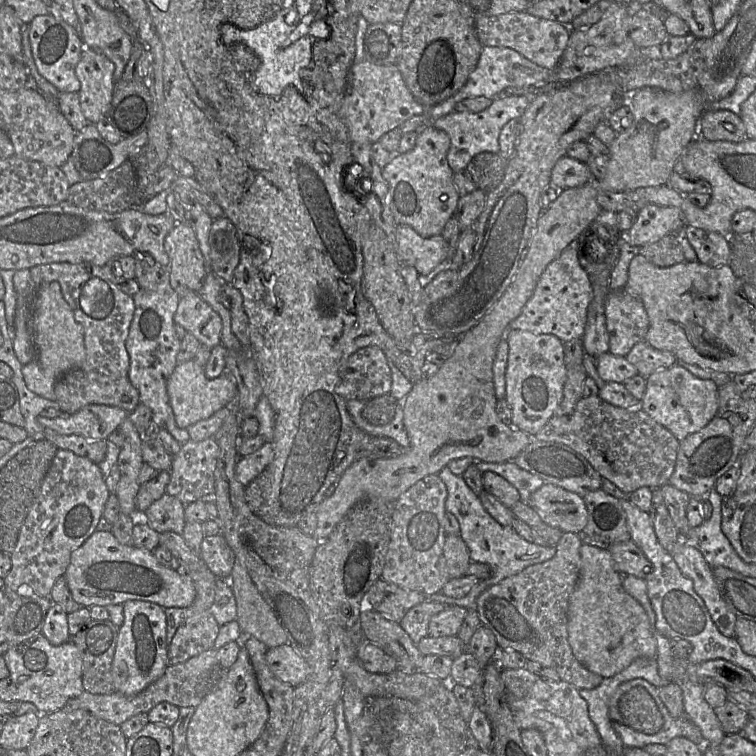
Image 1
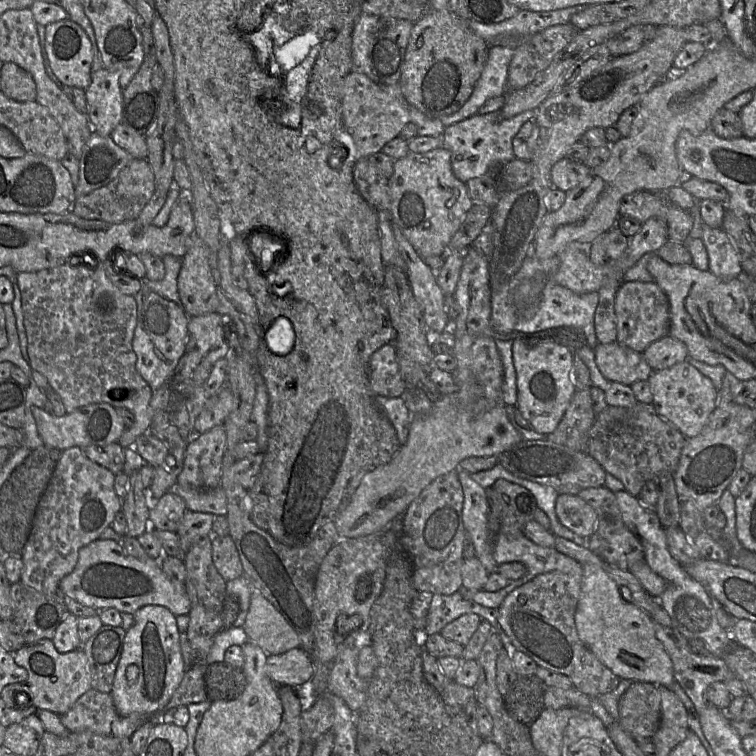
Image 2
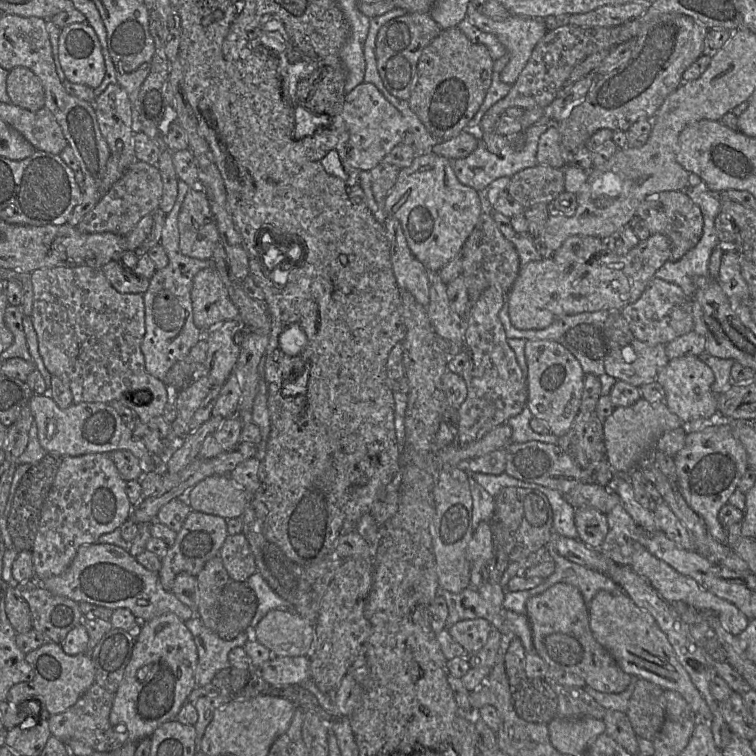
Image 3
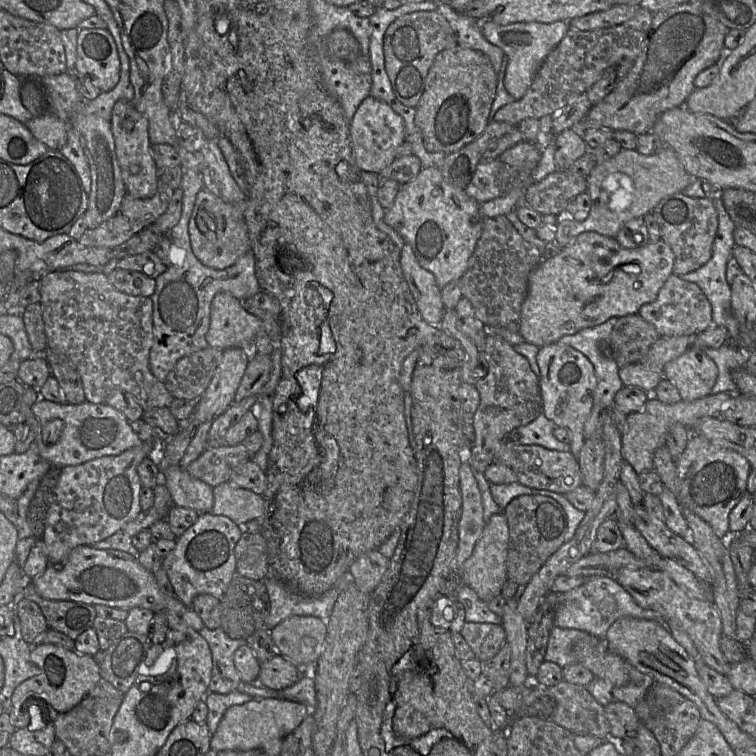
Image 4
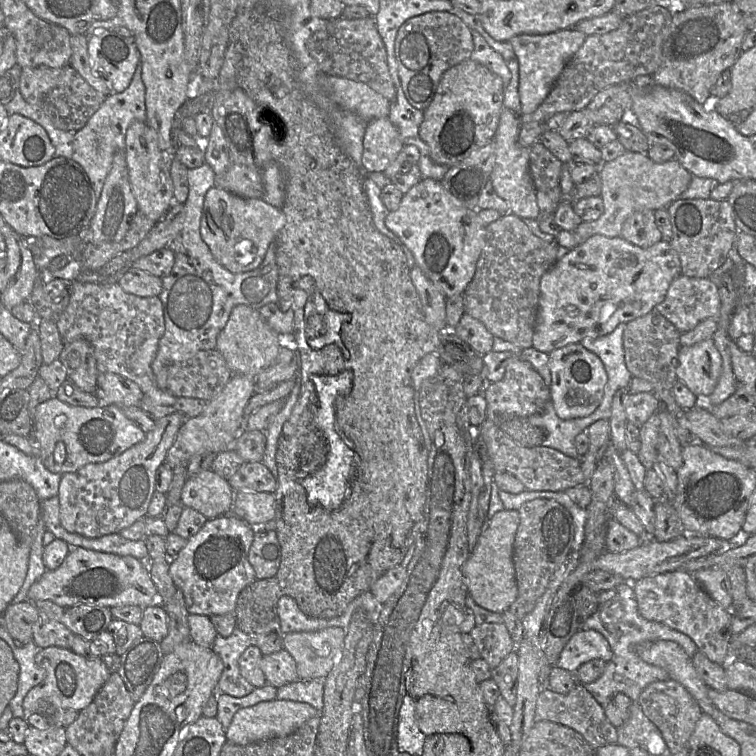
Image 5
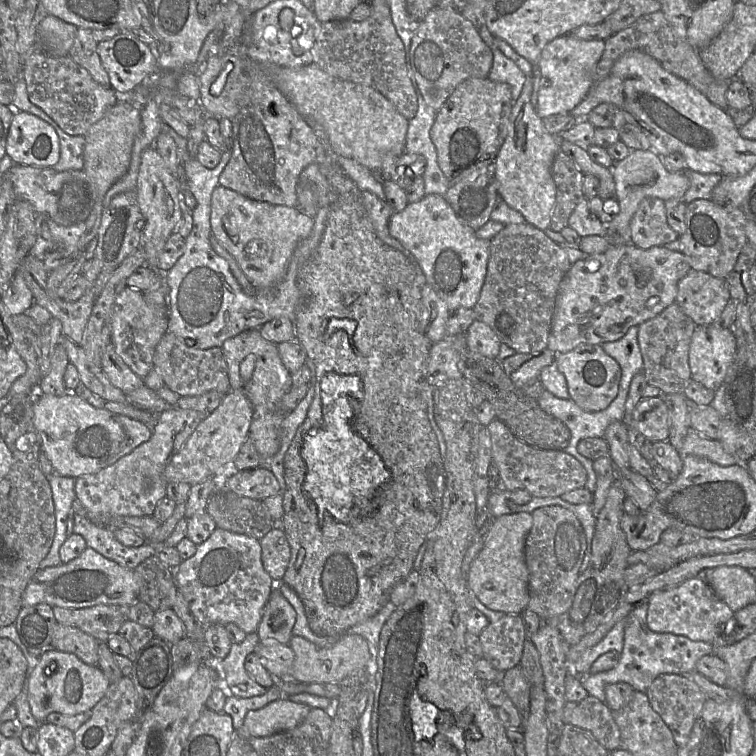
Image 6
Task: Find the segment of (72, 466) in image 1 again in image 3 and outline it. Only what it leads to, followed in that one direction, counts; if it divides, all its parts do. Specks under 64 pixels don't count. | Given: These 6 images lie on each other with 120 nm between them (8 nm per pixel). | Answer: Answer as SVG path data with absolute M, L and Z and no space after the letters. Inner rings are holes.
M106 453L62 458L31 549L37 582L64 573L80 546L95 543L101 535L119 529L131 517L134 506L127 498L125 487L126 481Z

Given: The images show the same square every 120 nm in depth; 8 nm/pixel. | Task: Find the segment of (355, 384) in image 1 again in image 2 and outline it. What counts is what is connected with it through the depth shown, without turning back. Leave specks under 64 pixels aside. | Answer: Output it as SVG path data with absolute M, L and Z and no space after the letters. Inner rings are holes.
M393 343L382 346L372 354L368 376L375 396L399 397L404 393L407 383L402 377Z

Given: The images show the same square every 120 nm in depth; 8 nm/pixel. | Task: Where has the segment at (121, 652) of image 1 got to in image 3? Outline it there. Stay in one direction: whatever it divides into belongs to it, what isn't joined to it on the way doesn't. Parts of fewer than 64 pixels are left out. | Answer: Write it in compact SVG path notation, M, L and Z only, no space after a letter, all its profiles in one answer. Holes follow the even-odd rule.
M167 613L141 622L137 629L136 641L131 659L124 671L123 679L114 693L114 701L109 720L113 726L119 724L127 728L127 742L141 741L151 737L163 723L175 720L188 697L196 688L195 671L198 664L198 652L194 638L184 622L175 614Z

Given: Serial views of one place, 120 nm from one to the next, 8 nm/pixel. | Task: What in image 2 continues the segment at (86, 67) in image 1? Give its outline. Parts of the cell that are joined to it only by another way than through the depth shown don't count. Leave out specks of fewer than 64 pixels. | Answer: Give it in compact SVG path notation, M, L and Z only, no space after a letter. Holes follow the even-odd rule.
M105 67L92 72L91 83L85 89L87 115L95 132L110 136L114 128L122 123L123 95L119 83L119 74Z

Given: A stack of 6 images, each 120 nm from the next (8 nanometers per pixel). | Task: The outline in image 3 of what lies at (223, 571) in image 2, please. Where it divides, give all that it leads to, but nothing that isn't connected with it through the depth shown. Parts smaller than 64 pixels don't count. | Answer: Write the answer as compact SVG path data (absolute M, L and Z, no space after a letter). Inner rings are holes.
M242 533L226 537L219 551L219 557L232 581L244 582L257 572L254 556Z

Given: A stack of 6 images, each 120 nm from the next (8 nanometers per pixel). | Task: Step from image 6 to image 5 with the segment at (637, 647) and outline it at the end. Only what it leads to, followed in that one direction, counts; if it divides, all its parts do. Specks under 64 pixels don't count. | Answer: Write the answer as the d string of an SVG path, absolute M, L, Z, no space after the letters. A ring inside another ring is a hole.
M623 582L599 593L598 609L583 625L583 630L590 629L600 632L613 651L613 657L607 662L603 674L595 681L583 684L603 707L616 693L624 693L632 702L637 702L640 694L649 684L669 679L664 669L648 664L639 657L636 652L639 644L667 640L677 643L691 658L698 652L696 644L687 635L664 624L646 620L640 615L630 582Z

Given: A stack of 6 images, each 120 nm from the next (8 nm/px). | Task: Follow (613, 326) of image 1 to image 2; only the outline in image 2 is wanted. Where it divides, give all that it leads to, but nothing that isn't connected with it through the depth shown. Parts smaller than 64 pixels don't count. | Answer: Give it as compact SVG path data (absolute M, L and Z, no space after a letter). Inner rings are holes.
M623 282L615 296L616 342L643 352L650 344L669 335L670 310L667 295L653 282Z

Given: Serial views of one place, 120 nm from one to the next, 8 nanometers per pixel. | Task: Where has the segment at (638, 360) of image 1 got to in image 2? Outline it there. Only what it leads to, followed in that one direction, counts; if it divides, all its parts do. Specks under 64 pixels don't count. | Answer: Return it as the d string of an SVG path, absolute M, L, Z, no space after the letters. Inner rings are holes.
M669 335L650 344L642 355L654 371L669 368L689 357L686 345Z

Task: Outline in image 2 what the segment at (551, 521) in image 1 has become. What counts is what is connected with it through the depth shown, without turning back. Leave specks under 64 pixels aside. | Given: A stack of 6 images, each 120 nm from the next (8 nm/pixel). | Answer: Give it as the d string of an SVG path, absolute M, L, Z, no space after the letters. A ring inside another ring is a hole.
M559 494L555 511L560 523L582 538L587 538L594 533L597 514L587 502L577 495Z

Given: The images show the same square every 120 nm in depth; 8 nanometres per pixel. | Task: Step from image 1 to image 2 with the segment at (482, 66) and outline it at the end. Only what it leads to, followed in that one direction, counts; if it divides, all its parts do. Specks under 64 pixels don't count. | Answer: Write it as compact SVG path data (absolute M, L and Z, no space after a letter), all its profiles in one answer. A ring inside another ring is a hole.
M489 47L486 63L470 98L456 113L440 119L444 126L447 127L477 114L488 99L504 96L507 93L509 66L514 50L511 47Z

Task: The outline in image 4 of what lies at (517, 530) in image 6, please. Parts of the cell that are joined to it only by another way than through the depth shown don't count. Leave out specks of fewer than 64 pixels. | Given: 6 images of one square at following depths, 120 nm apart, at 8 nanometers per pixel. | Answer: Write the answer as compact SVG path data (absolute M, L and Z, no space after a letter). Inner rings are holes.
M501 512L490 517L478 539L471 557L463 566L463 582L471 587L478 597L488 603L501 594L507 582L507 554L509 528L505 515Z

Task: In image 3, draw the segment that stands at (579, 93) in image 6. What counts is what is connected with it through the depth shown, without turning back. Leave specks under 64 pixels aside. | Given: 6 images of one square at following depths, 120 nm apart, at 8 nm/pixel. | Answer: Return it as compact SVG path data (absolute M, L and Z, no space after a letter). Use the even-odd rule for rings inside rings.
M471 1L466 17L481 31L496 36L505 46L509 62L501 72L501 79L509 85L517 81L534 47L548 32L542 19L511 16L504 21L493 20L479 13Z

